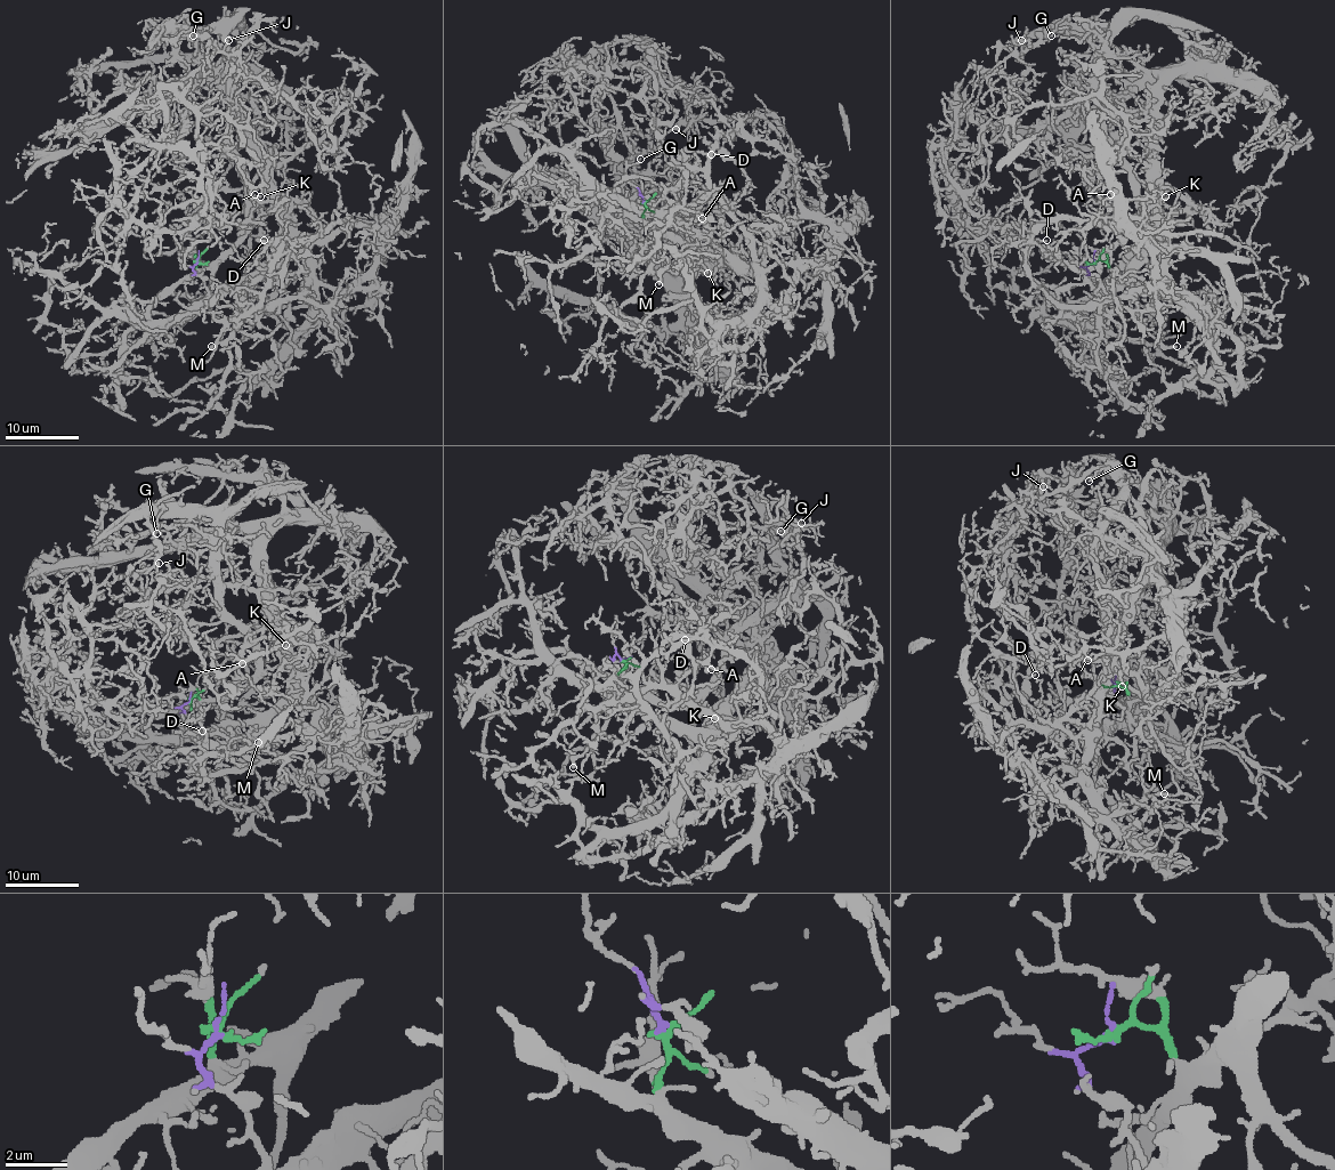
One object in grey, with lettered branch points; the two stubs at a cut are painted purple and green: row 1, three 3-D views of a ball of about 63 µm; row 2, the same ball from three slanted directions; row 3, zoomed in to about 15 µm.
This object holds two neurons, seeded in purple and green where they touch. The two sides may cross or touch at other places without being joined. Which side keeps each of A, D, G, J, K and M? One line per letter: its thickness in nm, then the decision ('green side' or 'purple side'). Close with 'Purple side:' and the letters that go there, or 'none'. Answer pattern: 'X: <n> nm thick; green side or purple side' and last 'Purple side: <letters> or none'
A: 140 nm thick; green side
D: 120 nm thick; purple side
G: 140 nm thick; green side
J: 170 nm thick; green side
K: 190 nm thick; green side
M: 280 nm thick; green side
Purple side: D

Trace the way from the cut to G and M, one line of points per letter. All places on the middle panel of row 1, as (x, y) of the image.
G: (645, 202), (646, 220), (692, 248), (678, 206), (648, 211), (626, 187), (624, 175), (636, 174), (640, 159)
M: (645, 202), (642, 217), (660, 234), (655, 239), (672, 252), (660, 284)

